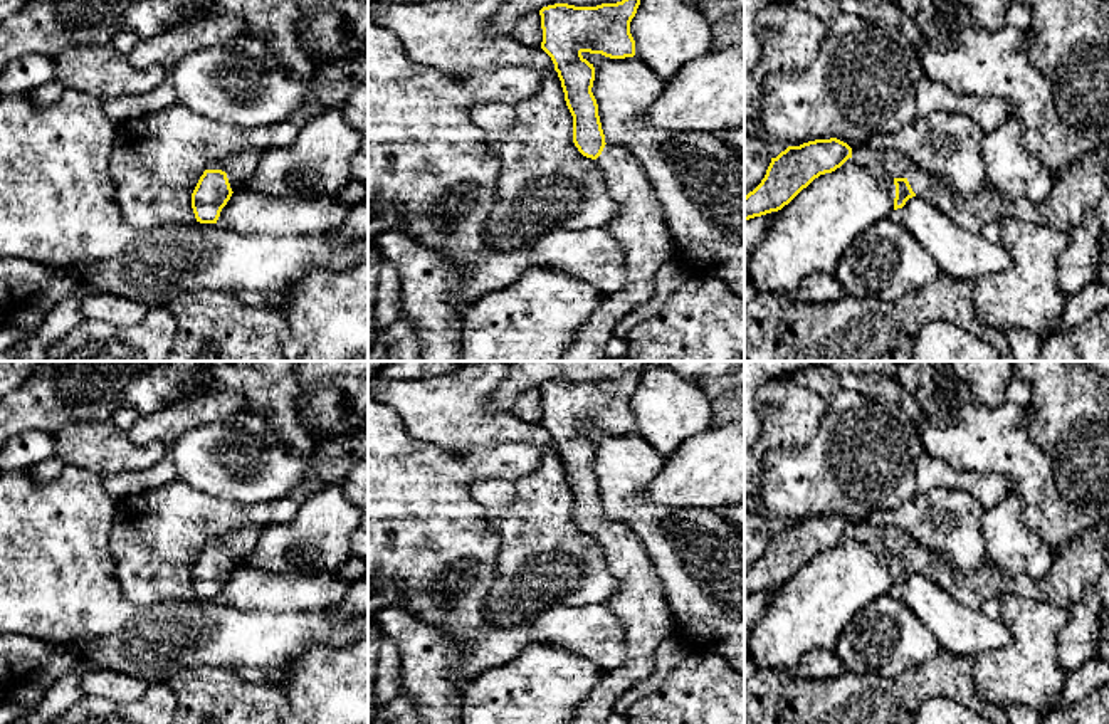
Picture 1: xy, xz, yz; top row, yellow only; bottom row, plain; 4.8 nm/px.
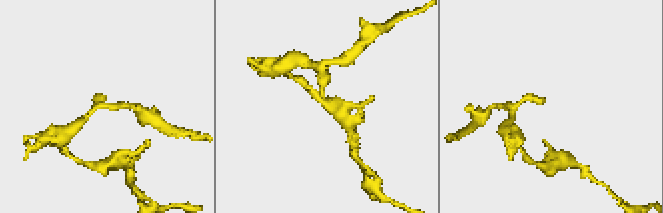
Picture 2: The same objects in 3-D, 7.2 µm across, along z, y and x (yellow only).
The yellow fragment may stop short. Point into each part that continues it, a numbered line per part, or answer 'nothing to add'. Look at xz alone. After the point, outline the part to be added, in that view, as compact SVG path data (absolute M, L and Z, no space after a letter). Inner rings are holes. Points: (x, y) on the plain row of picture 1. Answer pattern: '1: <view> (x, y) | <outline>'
1: xz (639, 602) | M607 519L595 538L610 573L618 580L607 606L625 628L627 655L618 667L602 672L600 682L576 707L575 719L605 724L617 699L654 672L655 650L674 637L675 620L652 559L630 524Z

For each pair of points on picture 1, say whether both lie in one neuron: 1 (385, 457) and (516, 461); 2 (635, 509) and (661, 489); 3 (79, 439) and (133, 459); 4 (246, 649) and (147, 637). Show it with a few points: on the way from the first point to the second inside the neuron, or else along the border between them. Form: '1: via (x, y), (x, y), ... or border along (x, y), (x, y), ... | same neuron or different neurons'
1: via (417, 466), (484, 464) | same neuron
2: border along (664, 466), (641, 498), (666, 511), (681, 511) | different neurons
3: via (93, 445), (120, 454) | same neuron
4: via (220, 637), (172, 637) | same neuron

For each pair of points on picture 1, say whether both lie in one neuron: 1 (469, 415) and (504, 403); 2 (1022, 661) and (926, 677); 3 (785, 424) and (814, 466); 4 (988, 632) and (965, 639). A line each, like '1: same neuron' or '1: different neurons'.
1: different neurons
2: different neurons
3: different neurons
4: same neuron

